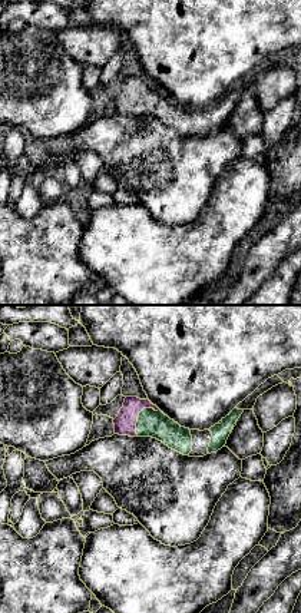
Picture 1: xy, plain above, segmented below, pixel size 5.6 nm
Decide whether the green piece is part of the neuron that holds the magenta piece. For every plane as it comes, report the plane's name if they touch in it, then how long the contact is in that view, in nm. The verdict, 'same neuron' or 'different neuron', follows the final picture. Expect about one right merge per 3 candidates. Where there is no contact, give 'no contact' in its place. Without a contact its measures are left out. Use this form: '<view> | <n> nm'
xy | 200 nm

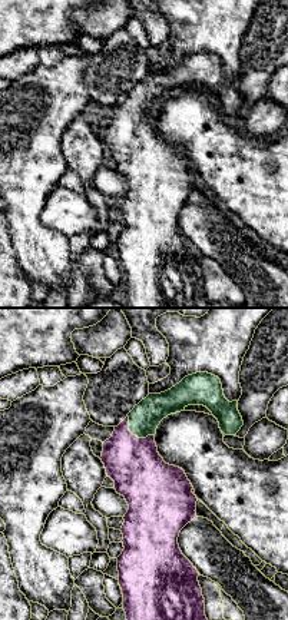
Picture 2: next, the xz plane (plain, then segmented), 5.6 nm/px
xz | 190 nm

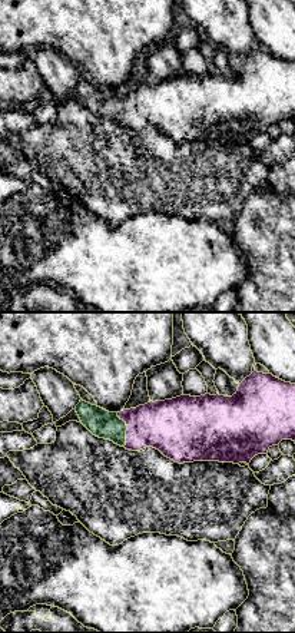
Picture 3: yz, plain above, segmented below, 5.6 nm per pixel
yz | 200 nm

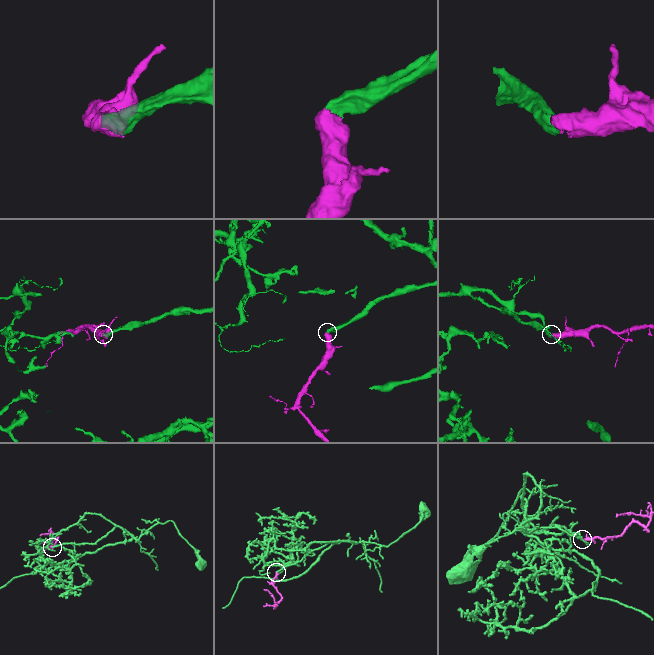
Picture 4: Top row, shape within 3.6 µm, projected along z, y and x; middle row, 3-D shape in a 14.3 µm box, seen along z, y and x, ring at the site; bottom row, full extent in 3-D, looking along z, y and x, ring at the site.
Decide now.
same neuron

